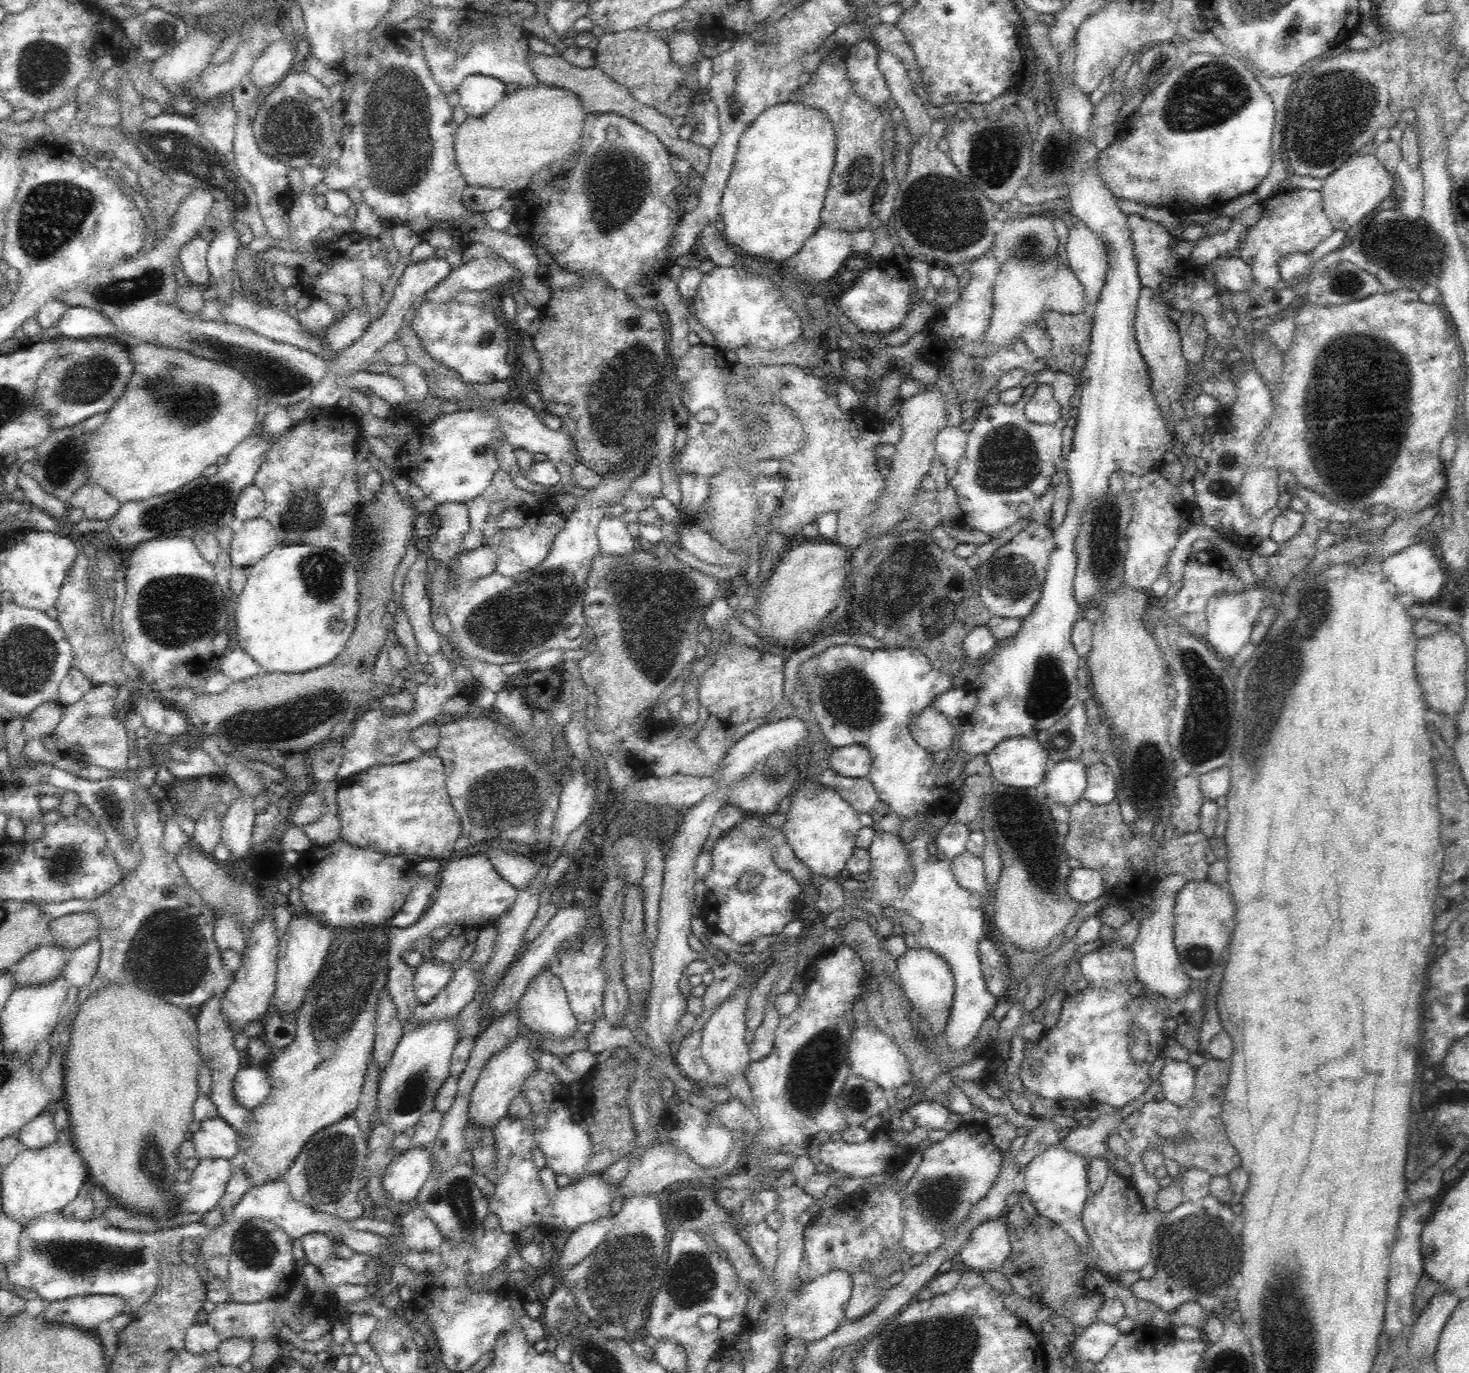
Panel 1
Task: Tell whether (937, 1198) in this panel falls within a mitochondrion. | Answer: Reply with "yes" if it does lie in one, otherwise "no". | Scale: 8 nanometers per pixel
yes

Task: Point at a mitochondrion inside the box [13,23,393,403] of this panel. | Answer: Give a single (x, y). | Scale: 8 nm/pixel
(53, 212)

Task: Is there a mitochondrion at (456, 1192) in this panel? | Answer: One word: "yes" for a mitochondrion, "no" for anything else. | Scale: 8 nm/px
yes

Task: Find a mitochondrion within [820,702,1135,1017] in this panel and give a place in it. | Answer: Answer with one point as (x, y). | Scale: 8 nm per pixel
(1043, 876)

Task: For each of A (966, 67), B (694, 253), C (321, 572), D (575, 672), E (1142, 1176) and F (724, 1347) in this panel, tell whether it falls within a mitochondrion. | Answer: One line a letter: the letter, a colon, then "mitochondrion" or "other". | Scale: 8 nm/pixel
A: other
B: other
C: mitochondrion
D: other
E: other
F: other

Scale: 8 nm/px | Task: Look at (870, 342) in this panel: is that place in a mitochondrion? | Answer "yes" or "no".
yes

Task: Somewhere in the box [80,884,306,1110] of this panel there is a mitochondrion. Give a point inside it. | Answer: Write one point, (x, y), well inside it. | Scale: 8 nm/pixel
(163, 930)

